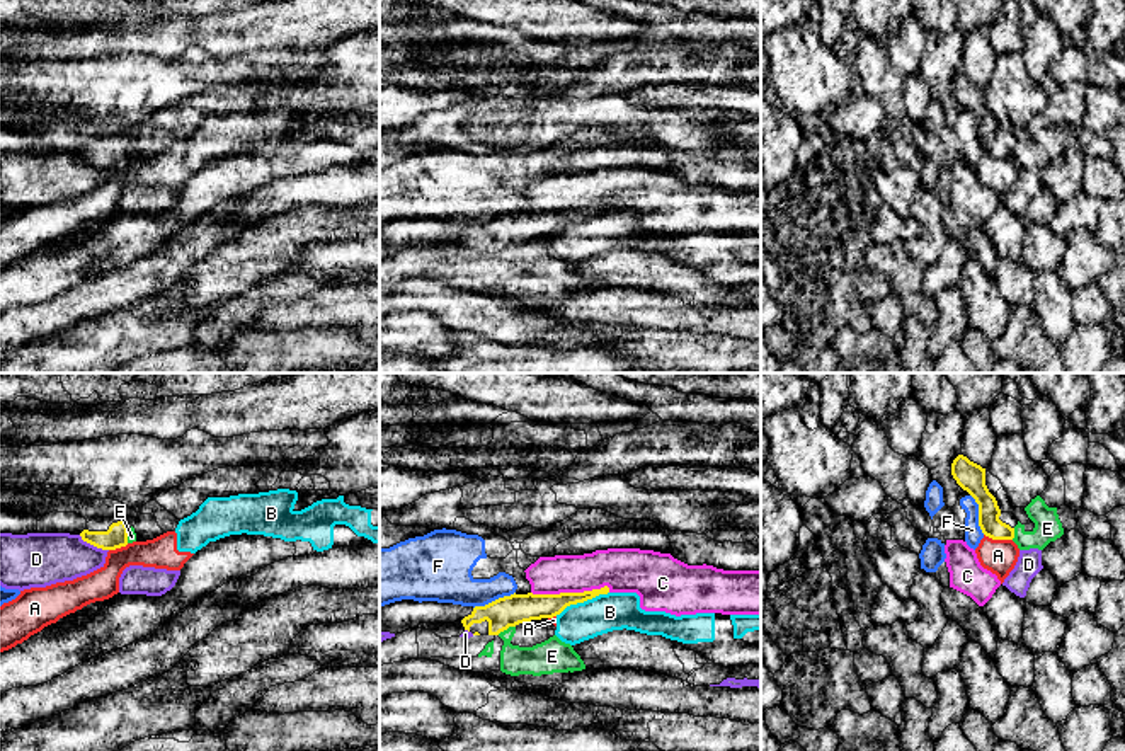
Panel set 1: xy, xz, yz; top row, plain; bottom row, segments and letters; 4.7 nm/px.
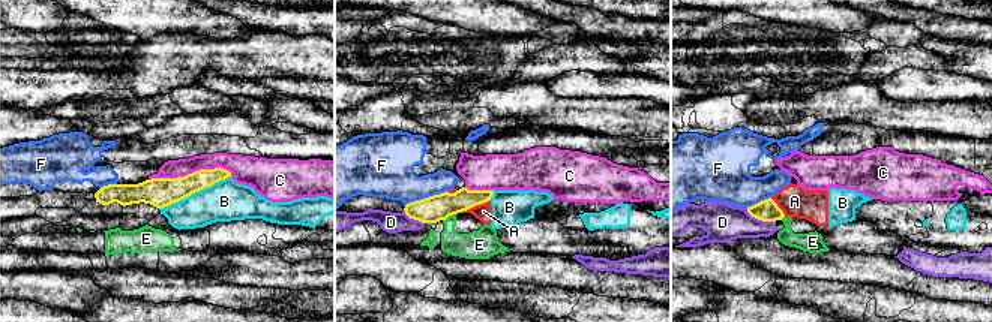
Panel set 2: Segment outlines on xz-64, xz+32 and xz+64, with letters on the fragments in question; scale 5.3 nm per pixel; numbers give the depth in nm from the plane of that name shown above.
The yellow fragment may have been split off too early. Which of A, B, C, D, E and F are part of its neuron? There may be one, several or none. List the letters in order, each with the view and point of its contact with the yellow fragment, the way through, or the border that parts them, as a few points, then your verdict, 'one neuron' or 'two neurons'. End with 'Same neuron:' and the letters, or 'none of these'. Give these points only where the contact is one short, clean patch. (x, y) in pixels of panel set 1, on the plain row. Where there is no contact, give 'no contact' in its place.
A: yz (998, 157) | along yz (984, 152), (993, 157), (1011, 159) | two neurons
B: xz (581, 220) | two neurons
C: xz (571, 212) | two neurons
D: xy (94, 164) | along xy (79, 154), (108, 169) | two neurons
E: xz (506, 247) | along xz (514, 244), (497, 252) | two neurons
F: xz (496, 218) | along xz (514, 210), (473, 227) | two neurons
Same neuron: none of these

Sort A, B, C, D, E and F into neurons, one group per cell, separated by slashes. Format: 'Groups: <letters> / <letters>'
Groups: A B / C / D / E / F

